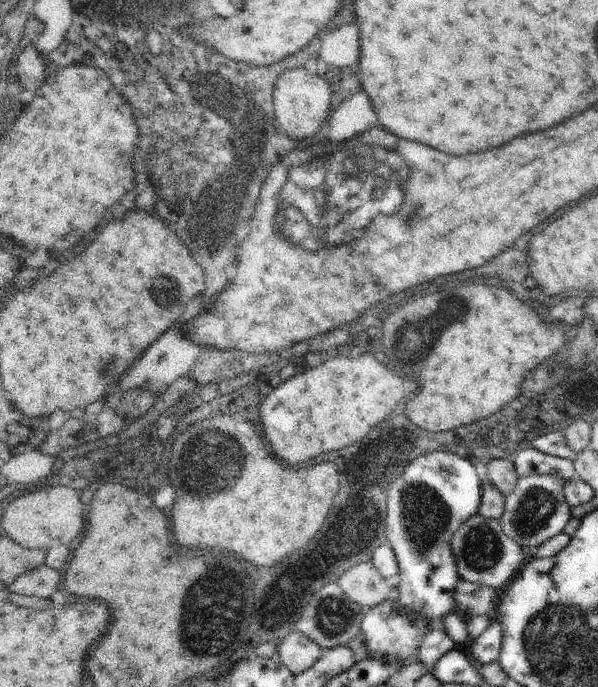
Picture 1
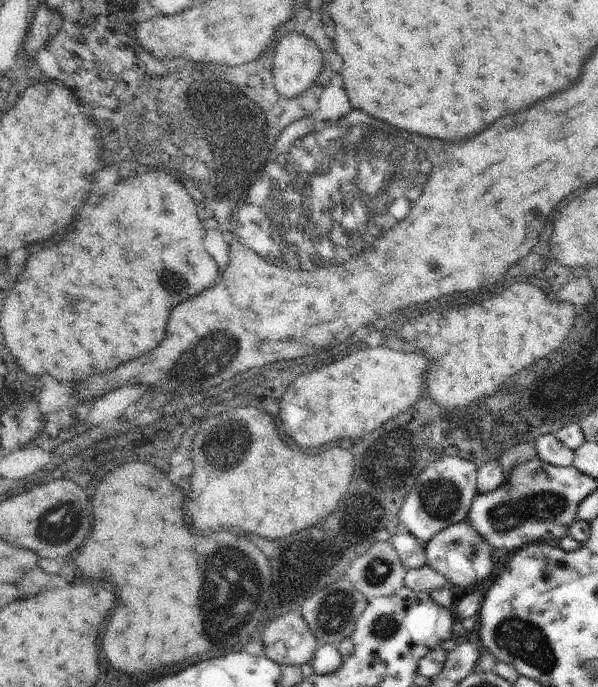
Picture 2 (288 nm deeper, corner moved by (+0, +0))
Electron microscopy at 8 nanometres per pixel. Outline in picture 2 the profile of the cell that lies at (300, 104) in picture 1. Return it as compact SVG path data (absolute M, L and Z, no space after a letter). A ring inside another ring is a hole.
M291 30L285 36L279 36L277 44L275 44L275 58L273 58L273 84L275 90L279 92L279 96L287 98L287 100L299 100L309 88L315 86L317 78L321 76L321 72L327 70L321 52L317 50L317 46L305 38L301 32Z

